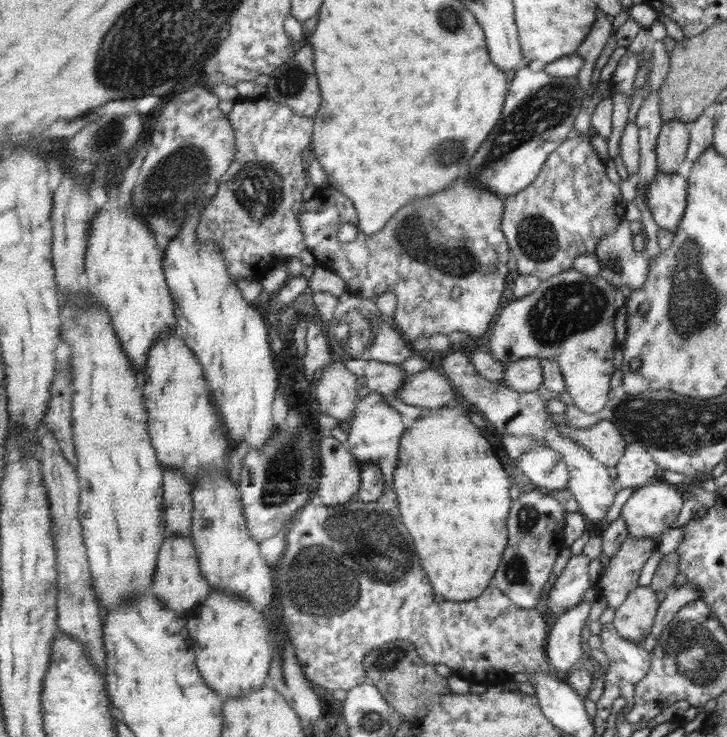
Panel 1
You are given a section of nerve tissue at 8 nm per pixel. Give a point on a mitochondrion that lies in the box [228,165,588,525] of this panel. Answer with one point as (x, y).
(454, 261)

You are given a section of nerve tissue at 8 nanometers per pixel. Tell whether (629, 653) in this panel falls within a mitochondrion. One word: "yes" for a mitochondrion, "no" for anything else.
no

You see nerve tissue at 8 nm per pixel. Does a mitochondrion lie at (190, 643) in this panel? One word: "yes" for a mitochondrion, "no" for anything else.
no

